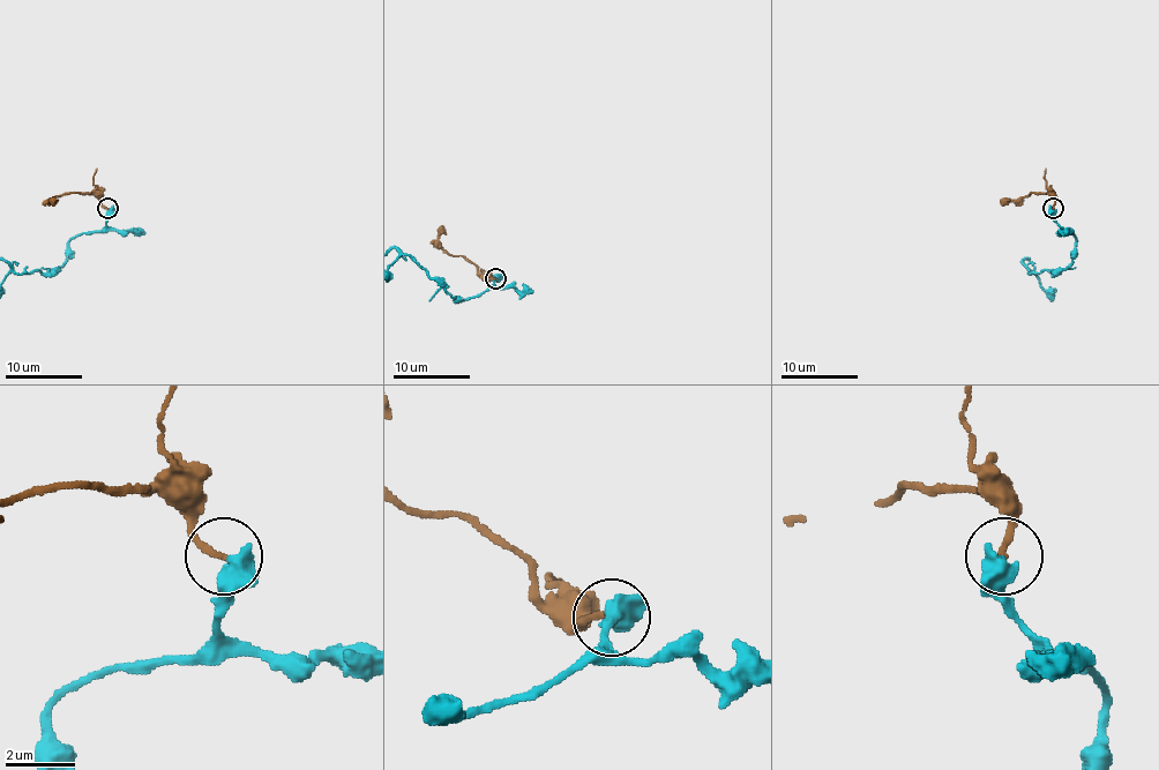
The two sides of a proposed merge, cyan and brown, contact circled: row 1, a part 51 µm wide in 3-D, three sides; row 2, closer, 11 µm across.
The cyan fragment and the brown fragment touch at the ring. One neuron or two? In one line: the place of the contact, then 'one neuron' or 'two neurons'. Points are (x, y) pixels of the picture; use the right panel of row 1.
at (1053, 208); two neurons

